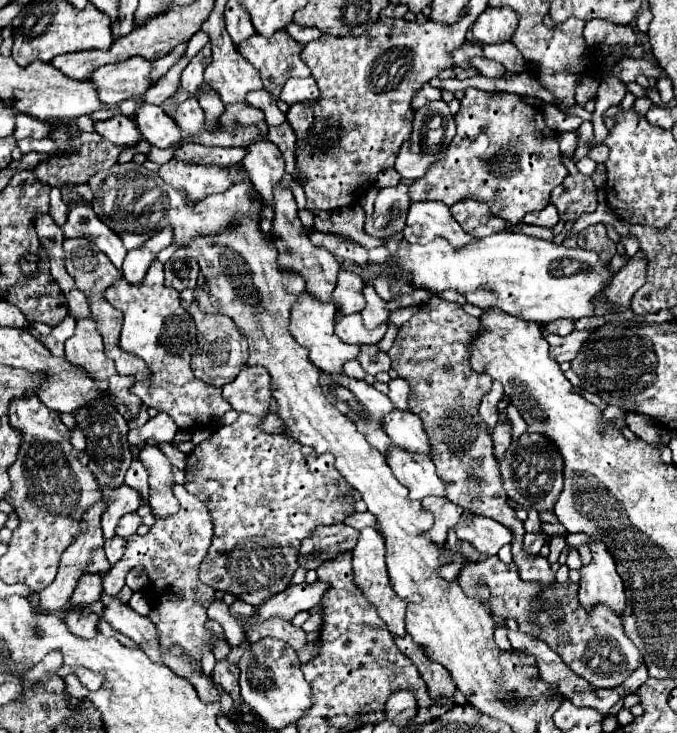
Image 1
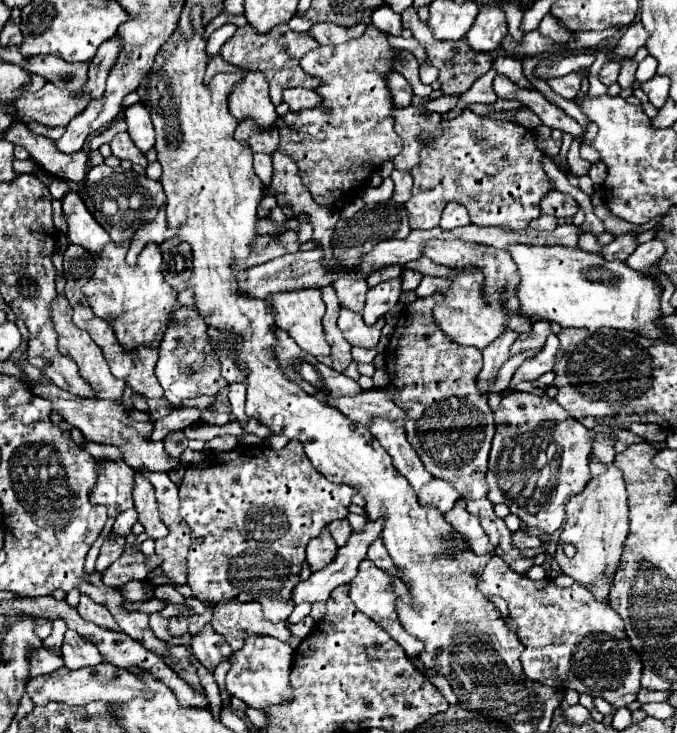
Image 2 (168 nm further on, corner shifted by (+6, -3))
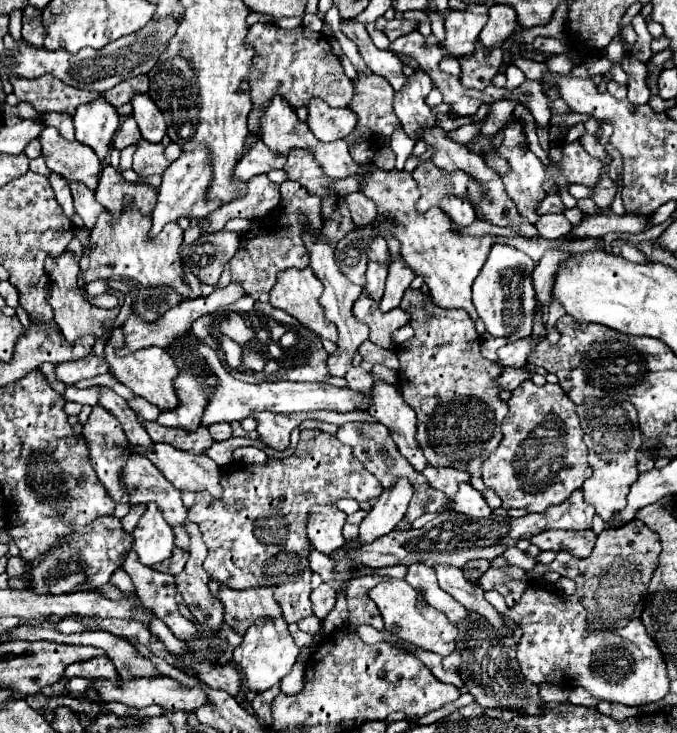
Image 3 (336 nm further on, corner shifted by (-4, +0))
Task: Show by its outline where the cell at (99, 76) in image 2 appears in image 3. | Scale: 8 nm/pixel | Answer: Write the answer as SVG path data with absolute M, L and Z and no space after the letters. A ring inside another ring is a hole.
M106 101L82 105L74 113L76 141L92 147L98 153L98 159L104 163L118 123L120 117L116 113L116 107L110 107Z

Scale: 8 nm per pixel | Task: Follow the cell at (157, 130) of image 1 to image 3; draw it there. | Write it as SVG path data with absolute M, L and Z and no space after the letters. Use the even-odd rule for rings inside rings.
M134 95L132 97L132 117L138 123L138 129L142 133L142 137L150 143L160 143L162 137L166 135L166 121L162 119L162 113L158 111L158 107L154 107L154 101L146 95Z

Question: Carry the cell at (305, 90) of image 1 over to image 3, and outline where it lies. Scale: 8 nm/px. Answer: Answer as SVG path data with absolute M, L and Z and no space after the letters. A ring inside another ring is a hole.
M314 99L314 103L308 105L308 127L320 141L346 139L356 123L356 113L350 107L334 109L322 103L322 99Z

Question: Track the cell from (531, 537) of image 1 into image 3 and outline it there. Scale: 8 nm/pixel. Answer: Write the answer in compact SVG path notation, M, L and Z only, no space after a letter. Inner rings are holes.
M530 379L516 387L508 399L508 415L502 423L502 441L494 453L490 453L482 463L482 479L488 487L492 487L502 499L504 509L526 509L526 511L544 511L550 505L562 503L574 489L582 487L582 483L592 475L592 467L588 465L588 449L582 441L584 433L580 429L580 419L576 415L576 405L568 399L562 387L546 383L536 387Z

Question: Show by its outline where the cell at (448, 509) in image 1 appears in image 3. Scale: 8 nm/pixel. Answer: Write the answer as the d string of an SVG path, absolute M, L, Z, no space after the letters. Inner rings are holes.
M428 465L422 473L428 479L428 483L436 487L438 491L442 491L446 497L454 497L458 491L458 485L470 479L468 471L458 471L452 467L430 467Z

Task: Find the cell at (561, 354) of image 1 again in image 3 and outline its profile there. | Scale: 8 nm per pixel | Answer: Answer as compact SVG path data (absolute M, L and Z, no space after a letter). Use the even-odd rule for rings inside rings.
M502 369L502 373L498 375L498 387L504 391L514 391L522 381L530 379L532 375L528 371L522 369Z

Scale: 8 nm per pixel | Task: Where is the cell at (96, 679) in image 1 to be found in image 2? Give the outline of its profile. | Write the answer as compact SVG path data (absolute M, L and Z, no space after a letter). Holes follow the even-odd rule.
M108 662L98 664L96 668L80 668L80 670L68 670L66 666L54 670L52 674L36 676L30 678L26 684L26 694L32 698L36 706L48 704L48 702L64 702L64 704L88 704L92 700L102 700L102 702L128 702L128 698L134 698L136 694L148 694L144 686L140 686L140 680L134 678L134 674L126 670L118 670Z

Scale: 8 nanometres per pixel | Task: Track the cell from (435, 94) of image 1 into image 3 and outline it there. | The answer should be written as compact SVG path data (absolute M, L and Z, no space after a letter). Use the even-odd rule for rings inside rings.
M340 21L340 31L352 39L362 55L362 59L366 61L366 65L376 73L382 75L392 87L394 91L400 91L406 83L406 77L402 73L402 63L400 59L392 53L392 51L380 51L378 47L374 47L370 35L366 33L362 23L354 23L354 21Z

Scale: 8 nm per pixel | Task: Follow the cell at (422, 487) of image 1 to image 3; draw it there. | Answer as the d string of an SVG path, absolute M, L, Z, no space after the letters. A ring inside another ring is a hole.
M374 379L372 405L368 413L388 427L398 451L410 461L410 465L418 473L422 473L428 463L414 439L416 415L414 415L414 409L402 399L400 389L394 385L388 385L382 379Z

